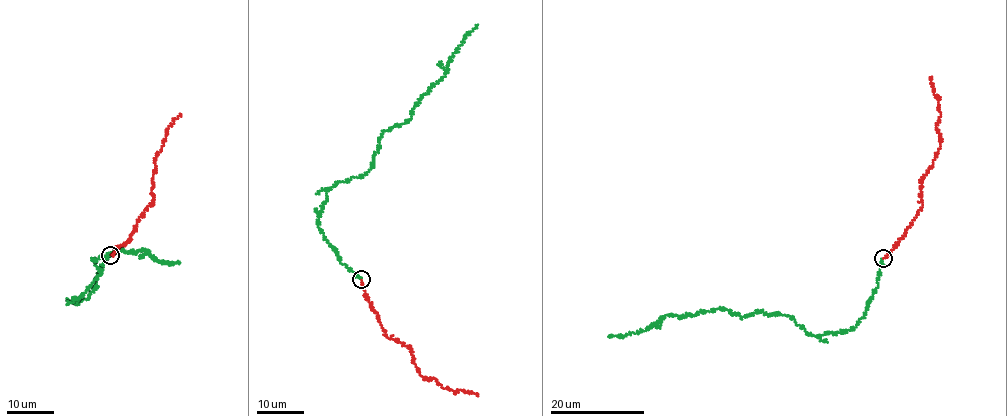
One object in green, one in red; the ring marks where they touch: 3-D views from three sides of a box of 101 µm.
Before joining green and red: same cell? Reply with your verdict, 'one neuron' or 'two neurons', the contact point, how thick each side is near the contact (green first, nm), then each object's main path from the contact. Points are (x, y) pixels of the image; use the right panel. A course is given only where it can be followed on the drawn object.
one neuron; at (883, 258); 200 nm thick on the green side, 220 nm on the other; green runs (883, 259), (863, 317), (844, 331), (817, 336), (788, 316), (722, 307), (608, 337); red runs (883, 259), (917, 214), (922, 179), (939, 148), (938, 99), (931, 77)

